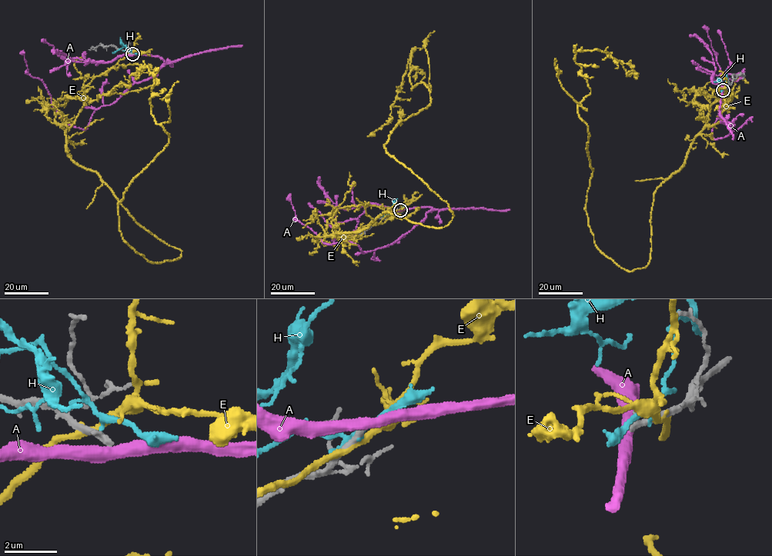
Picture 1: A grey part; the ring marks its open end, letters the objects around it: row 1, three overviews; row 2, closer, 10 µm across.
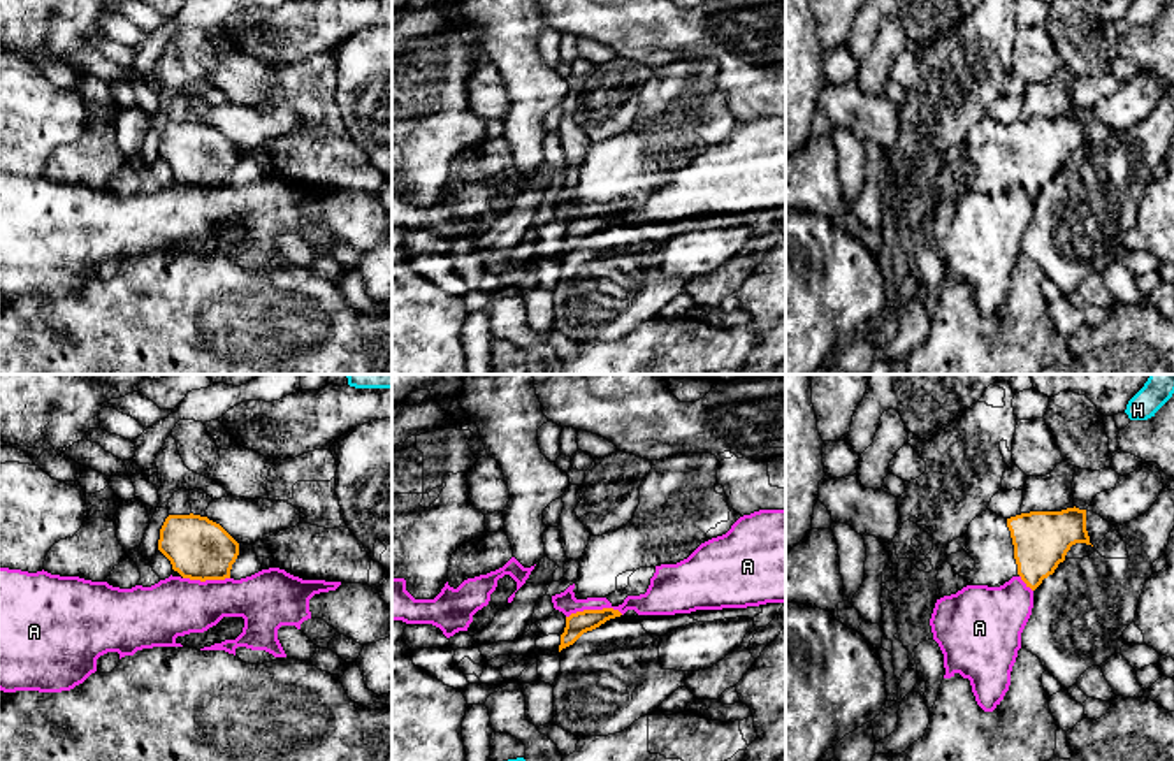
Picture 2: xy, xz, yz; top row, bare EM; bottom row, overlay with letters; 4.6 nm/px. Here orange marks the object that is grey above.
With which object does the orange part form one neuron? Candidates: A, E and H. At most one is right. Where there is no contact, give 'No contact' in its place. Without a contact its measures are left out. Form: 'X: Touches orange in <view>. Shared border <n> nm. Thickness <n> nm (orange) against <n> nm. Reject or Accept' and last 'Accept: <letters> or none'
A: Touches orange in xz. Shared border 260 nm. Thickness 100 nm (orange) against 100 nm. Reject
E: No contact. Reject
H: No contact. Reject
Accept: none

